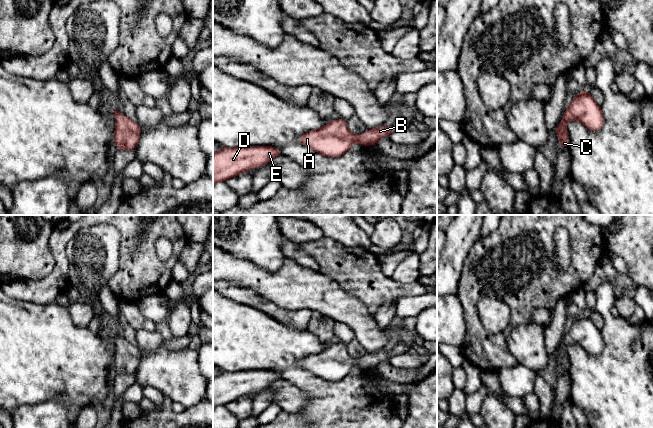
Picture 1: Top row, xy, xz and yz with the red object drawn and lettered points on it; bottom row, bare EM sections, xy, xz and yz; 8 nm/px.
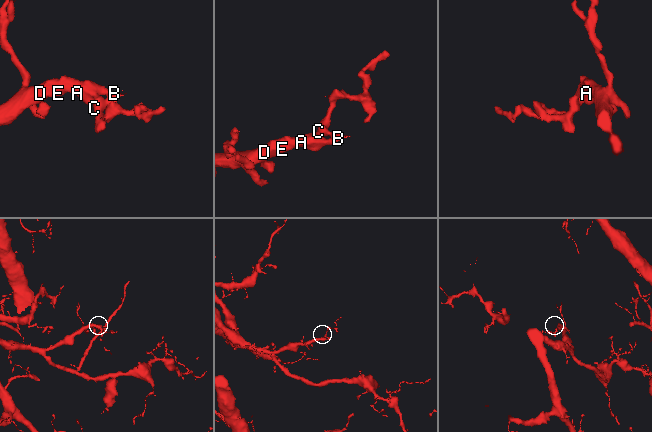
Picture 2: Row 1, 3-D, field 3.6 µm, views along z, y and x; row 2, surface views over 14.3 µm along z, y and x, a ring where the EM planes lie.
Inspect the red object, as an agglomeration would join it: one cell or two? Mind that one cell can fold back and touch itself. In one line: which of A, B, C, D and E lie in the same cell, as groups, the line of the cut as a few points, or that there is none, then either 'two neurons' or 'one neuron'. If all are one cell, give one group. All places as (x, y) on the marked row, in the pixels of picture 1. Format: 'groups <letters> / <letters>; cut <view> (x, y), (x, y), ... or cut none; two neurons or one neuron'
groups A B C D E; cut none; one neuron

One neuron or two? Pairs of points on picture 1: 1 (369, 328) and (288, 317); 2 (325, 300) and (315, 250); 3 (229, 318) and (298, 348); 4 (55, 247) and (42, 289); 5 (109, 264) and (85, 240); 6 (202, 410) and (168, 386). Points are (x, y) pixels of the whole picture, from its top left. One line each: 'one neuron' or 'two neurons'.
1: two neurons
2: two neurons
3: one neuron
4: one neuron
5: one neuron
6: two neurons

